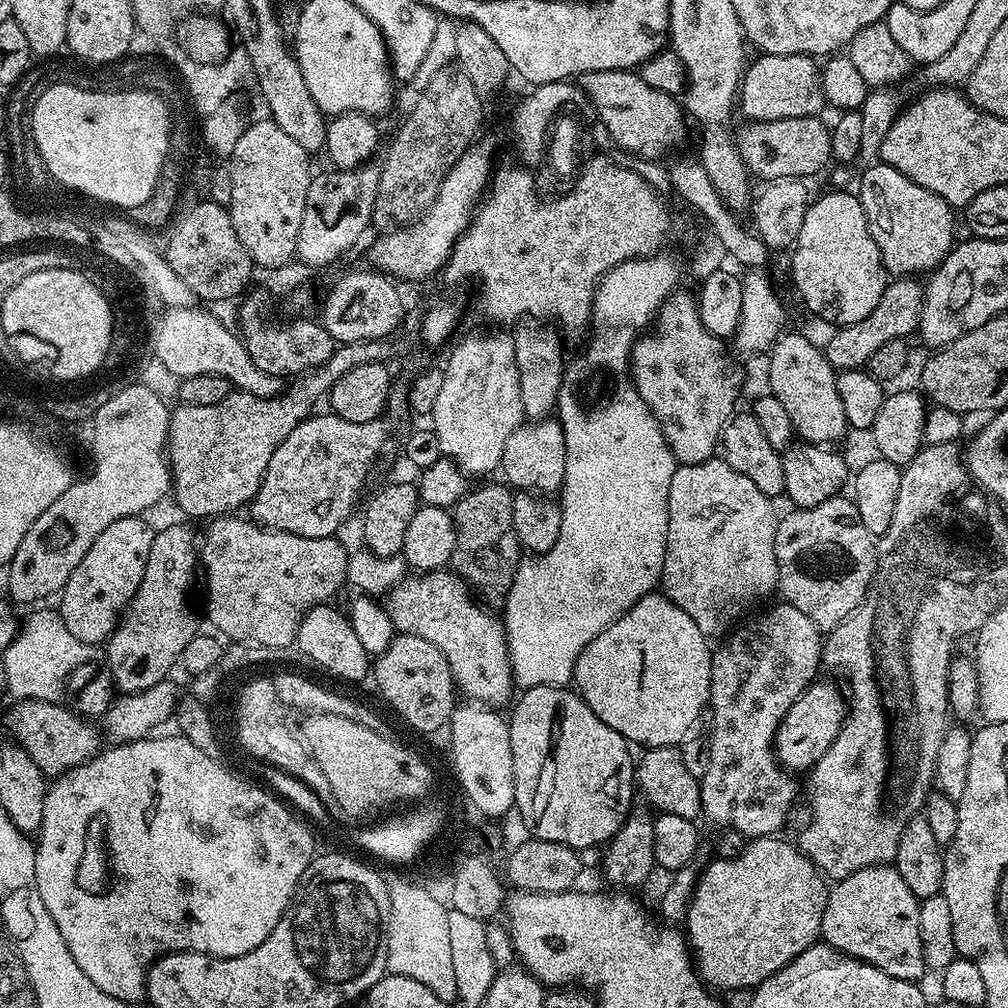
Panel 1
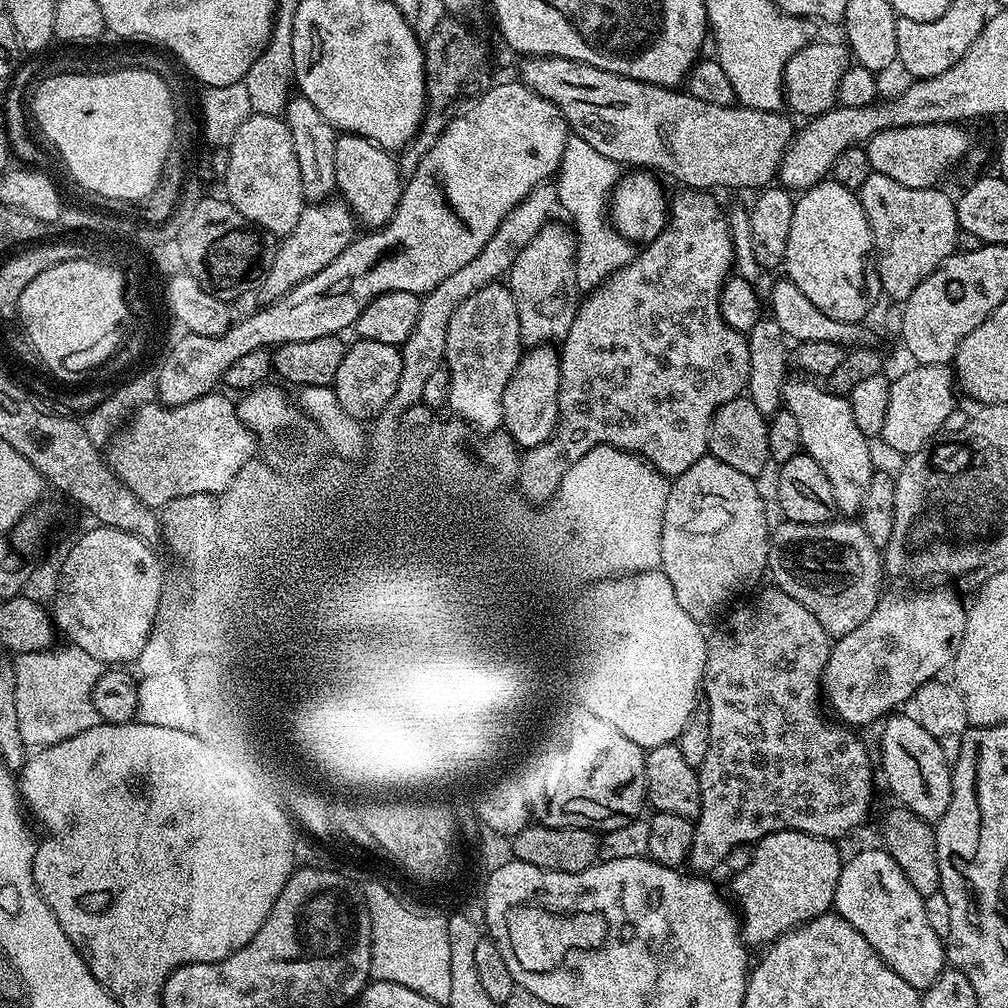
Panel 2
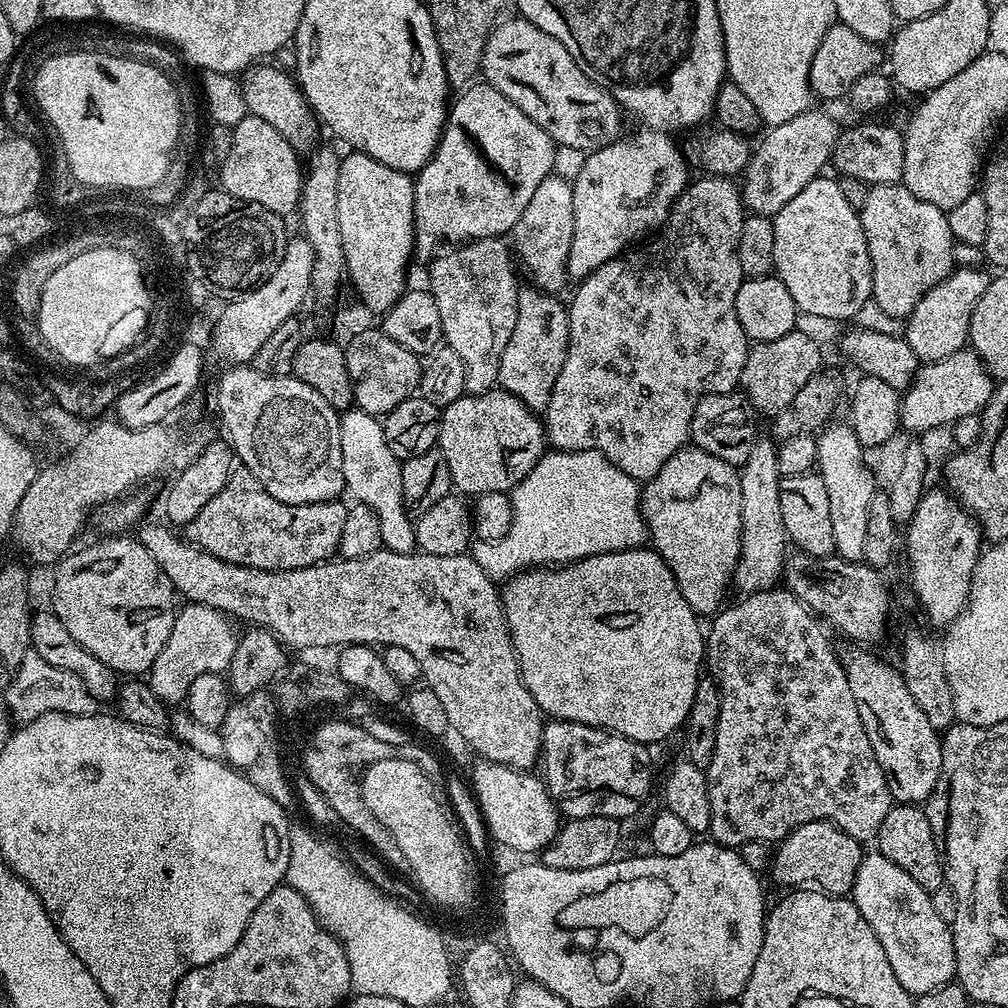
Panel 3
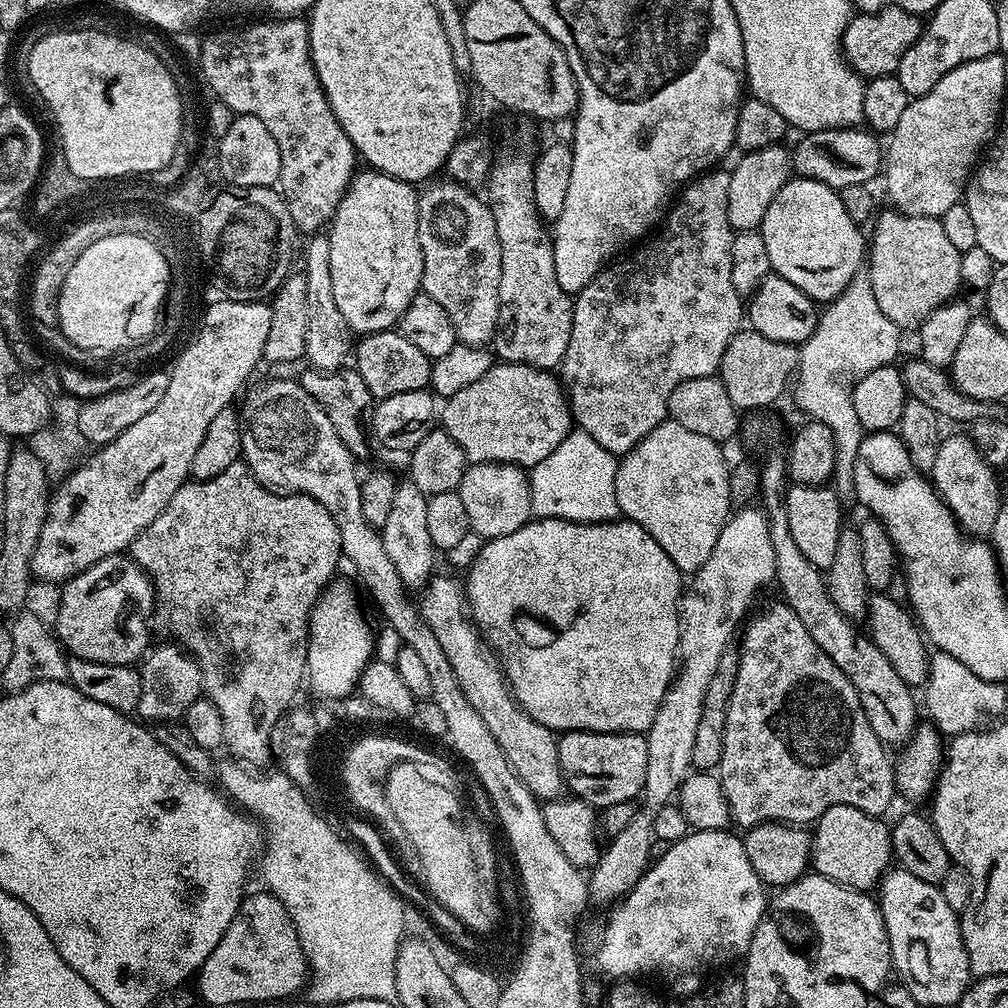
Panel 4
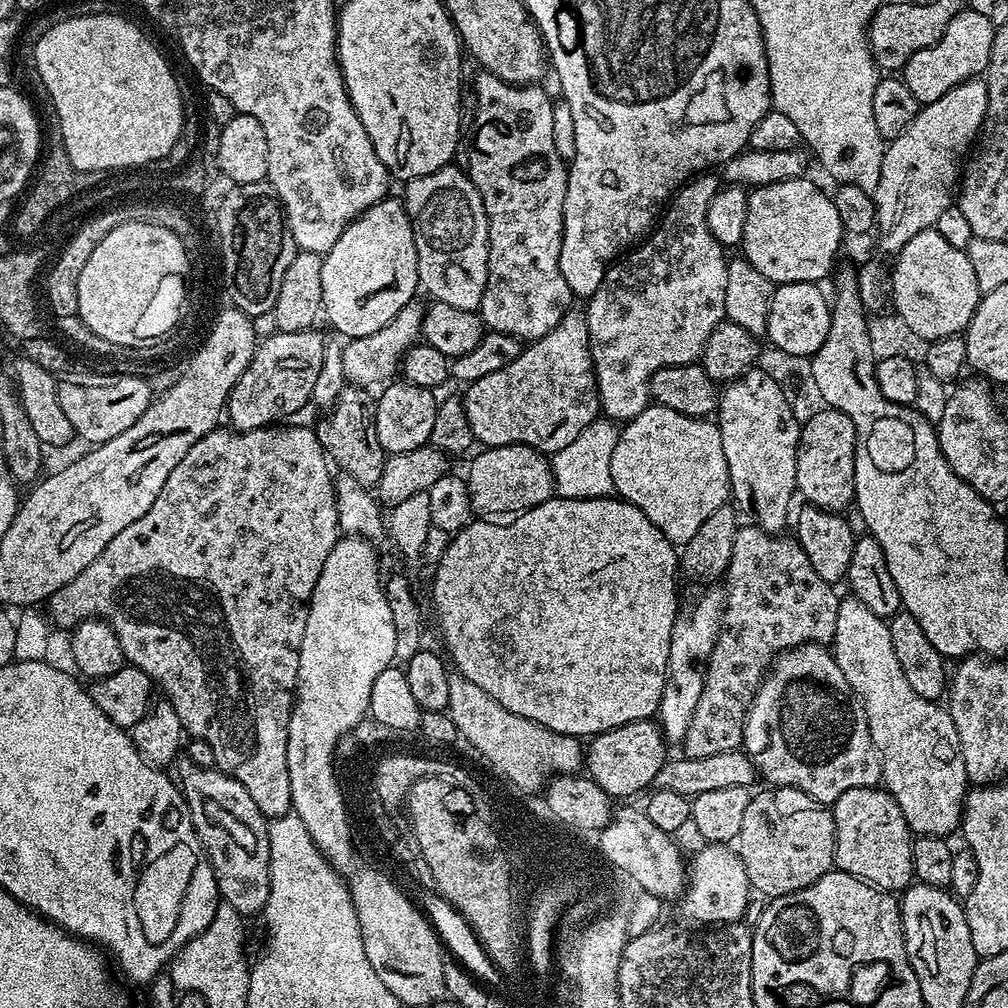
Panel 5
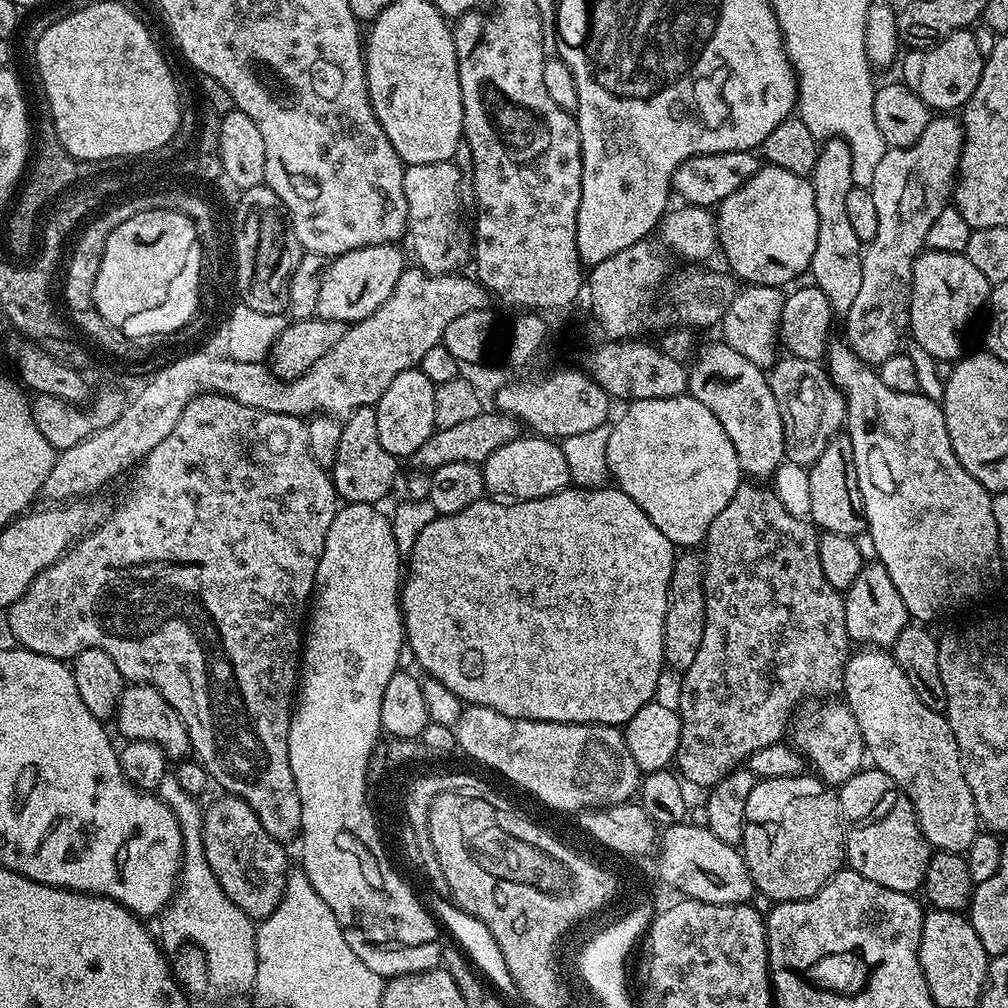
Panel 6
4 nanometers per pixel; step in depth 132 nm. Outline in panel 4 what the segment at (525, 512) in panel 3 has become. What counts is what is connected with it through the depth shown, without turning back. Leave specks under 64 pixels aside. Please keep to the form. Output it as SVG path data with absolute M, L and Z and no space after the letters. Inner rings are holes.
M573 430L558 442L554 454L530 469L528 485L533 517L558 518L579 524L607 524L621 515L614 490L618 460L610 450L598 446L590 434Z

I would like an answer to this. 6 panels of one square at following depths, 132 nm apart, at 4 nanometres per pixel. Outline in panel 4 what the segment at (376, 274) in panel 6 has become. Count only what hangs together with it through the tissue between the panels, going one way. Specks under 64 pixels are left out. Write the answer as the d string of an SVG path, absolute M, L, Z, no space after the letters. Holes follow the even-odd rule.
M357 171L338 210L332 215L326 235L330 242L330 278L334 285L334 302L353 333L367 334L395 329L406 306L410 306L412 299L421 291L424 263L422 246L418 242L420 197L417 189L412 188L415 187L409 181L387 176L385 172Z

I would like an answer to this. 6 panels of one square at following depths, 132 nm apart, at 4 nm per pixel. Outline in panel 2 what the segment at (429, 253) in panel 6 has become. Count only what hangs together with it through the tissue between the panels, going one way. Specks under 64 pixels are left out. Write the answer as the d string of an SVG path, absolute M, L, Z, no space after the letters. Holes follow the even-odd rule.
M503 283L487 284L478 290L466 302L454 310L454 318L450 320L450 330L446 330L446 354L444 364L450 377L450 394L447 411L452 411L457 421L468 425L469 429L481 428L481 433L491 434L504 423L502 414L502 396L506 394L506 384L514 374L522 355L522 341L518 326L518 306L514 302L512 292Z

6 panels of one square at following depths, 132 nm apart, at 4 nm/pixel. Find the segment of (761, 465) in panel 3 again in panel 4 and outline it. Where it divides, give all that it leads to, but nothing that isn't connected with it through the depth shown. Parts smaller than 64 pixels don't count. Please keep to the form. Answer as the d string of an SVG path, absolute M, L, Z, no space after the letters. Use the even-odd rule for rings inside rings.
M741 507L724 521L718 542L714 542L714 550L710 550L710 558L706 558L704 565L691 577L692 585L689 588L687 585L683 593L680 601L678 663L668 693L662 698L658 714L654 714L654 722L646 733L646 782L642 793L644 805L641 803L629 824L622 826L617 836L607 841L608 848L606 844L591 869L590 892L593 897L619 897L627 893L650 867L654 856L654 814L658 814L658 810L662 810L662 806L666 806L674 794L679 793L680 783L690 774L694 737L702 718L706 690L710 690L710 682L714 679L714 670L718 670L722 654L729 651L731 644L728 643L732 635L734 640L738 629L745 623L749 615L748 607L755 602L756 595L768 583L773 583L776 563L768 521L765 513L759 507L754 507Z

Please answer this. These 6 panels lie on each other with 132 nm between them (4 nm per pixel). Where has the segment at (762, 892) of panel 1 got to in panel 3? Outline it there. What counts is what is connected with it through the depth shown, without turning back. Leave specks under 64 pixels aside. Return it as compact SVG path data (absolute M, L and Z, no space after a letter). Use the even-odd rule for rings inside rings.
M828 820L806 822L775 845L770 876L780 884L815 886L830 896L847 897L852 891L860 861L866 855L865 849L860 848L863 848L861 841L850 838L850 834L846 834L837 824Z

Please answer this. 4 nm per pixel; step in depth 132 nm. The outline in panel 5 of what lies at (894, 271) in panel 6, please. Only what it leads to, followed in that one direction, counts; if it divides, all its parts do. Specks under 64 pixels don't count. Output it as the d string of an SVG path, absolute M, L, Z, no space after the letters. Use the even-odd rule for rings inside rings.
M980 78L968 80L942 94L938 102L923 105L914 122L885 147L882 174L874 193L875 231L880 232L882 251L900 252L914 234L935 228L942 210L953 207L962 165L983 129L987 105L987 83Z

